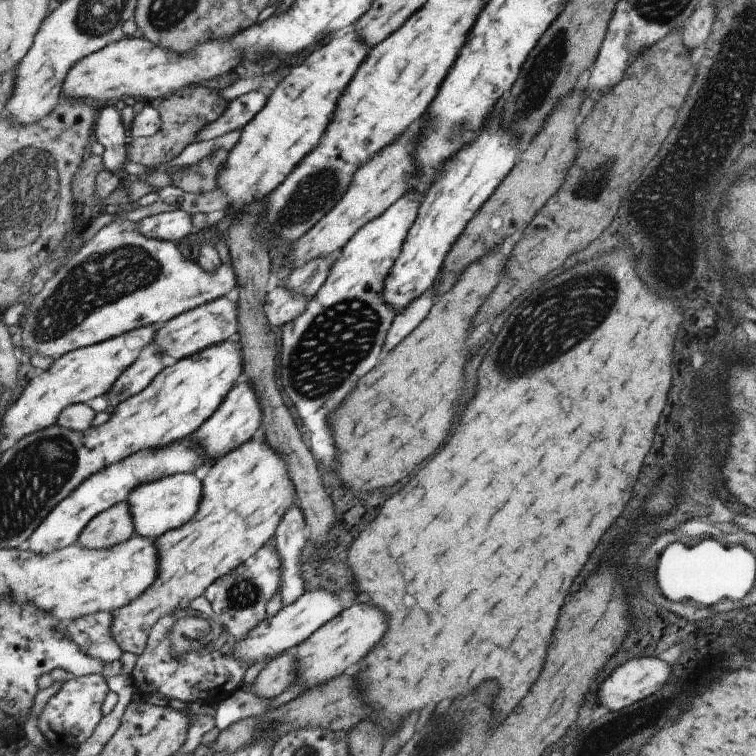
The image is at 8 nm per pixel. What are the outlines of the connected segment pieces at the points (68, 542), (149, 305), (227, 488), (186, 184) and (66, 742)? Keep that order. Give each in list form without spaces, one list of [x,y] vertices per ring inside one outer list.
[[[192,436],[164,448],[165,450],[147,449],[137,452],[131,457],[126,458],[125,461],[120,462],[118,465],[110,466],[107,469],[95,473],[93,477],[83,482],[83,484],[79,486],[77,490],[74,490],[74,492],[71,493],[62,503],[59,503],[53,509],[53,512],[48,514],[48,517],[39,525],[39,528],[28,538],[26,548],[38,555],[48,555],[55,551],[67,548],[68,546],[75,545],[78,542],[78,538],[83,532],[83,529],[85,529],[98,514],[101,514],[104,510],[111,508],[113,505],[125,502],[129,493],[133,489],[136,489],[136,486],[139,486],[139,484],[154,481],[162,476],[171,476],[179,473],[192,473],[195,472],[197,468],[203,466],[205,458],[207,458],[207,460],[213,460],[209,459],[205,454],[203,454],[203,458],[199,458],[201,447],[198,446],[196,441],[192,440]]]
[[[117,219],[104,226],[69,264],[45,282],[17,324],[21,326],[23,348],[30,356],[39,353],[58,359],[64,354],[150,326],[161,328],[172,318],[205,303],[225,296],[236,288],[238,278],[232,266],[205,271],[198,262],[189,262],[181,254],[178,243],[147,238],[136,228],[138,222]]]
[[[266,438],[262,444],[255,440],[246,442],[234,452],[235,454],[229,453],[215,461],[208,470],[203,479],[203,500],[193,520],[155,539],[160,560],[156,581],[139,598],[114,612],[112,635],[124,653],[137,656],[143,654],[149,642],[149,634],[153,626],[161,620],[161,616],[173,614],[179,608],[187,610],[191,602],[204,596],[215,581],[233,573],[238,566],[254,557],[262,546],[272,542],[283,515],[297,502],[296,488],[293,488],[293,482],[289,478],[287,464],[266,442]]]
[[[225,148],[217,149],[206,159],[171,174],[172,184],[188,193],[206,195],[218,188],[219,170],[229,156]]]
[[[107,674],[74,677],[64,682],[57,694],[47,701],[38,715],[39,728],[46,736],[51,749],[68,751],[78,749],[80,745],[87,742],[104,717],[101,708],[107,694],[111,691]]]

